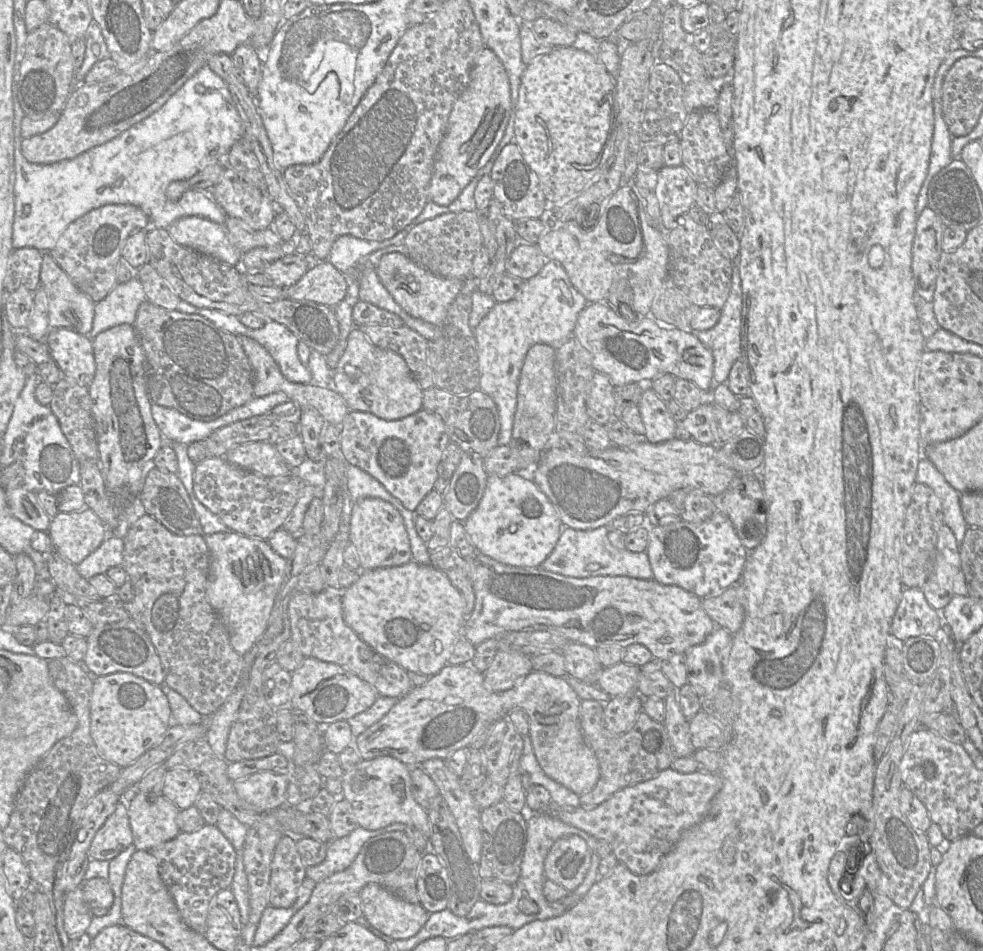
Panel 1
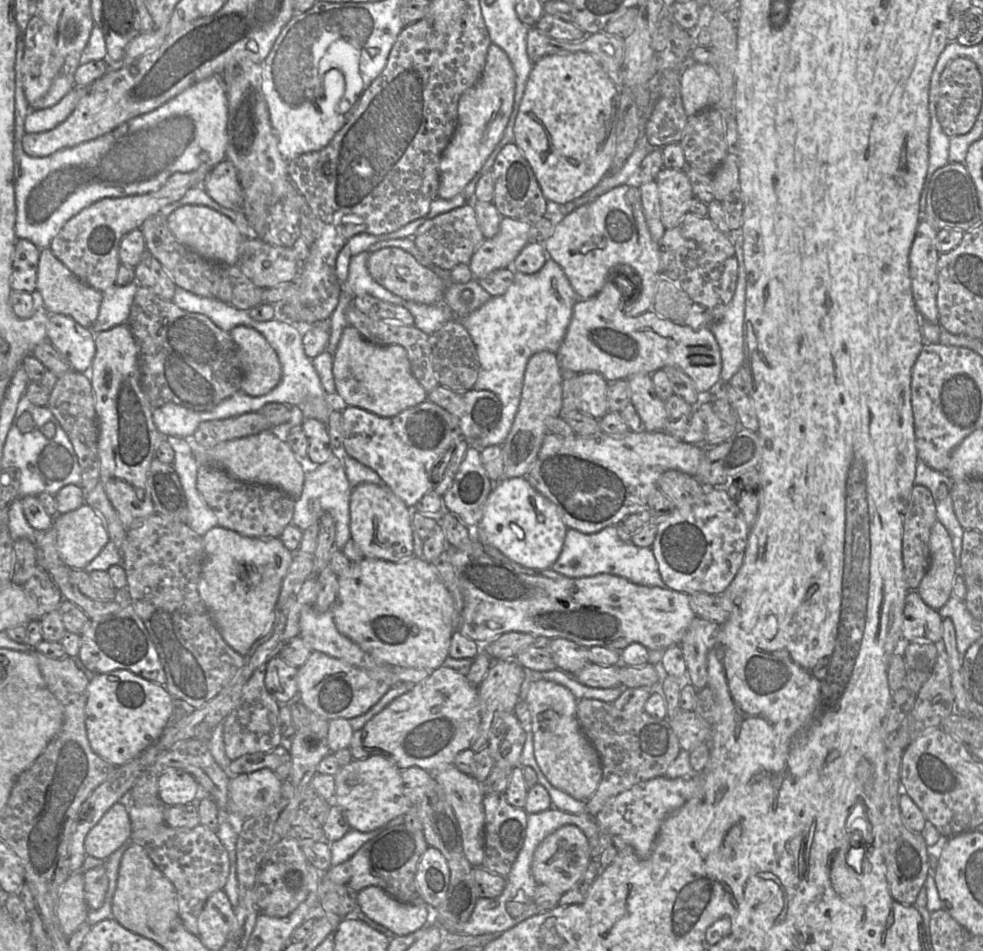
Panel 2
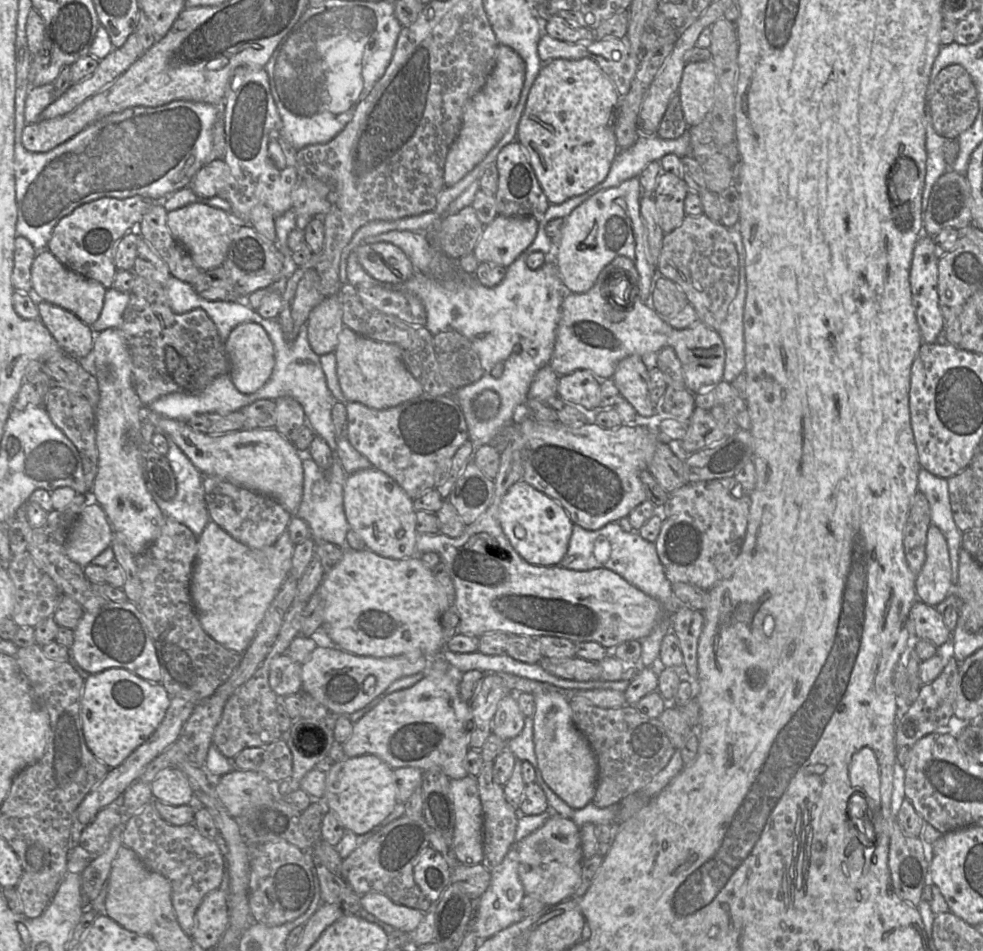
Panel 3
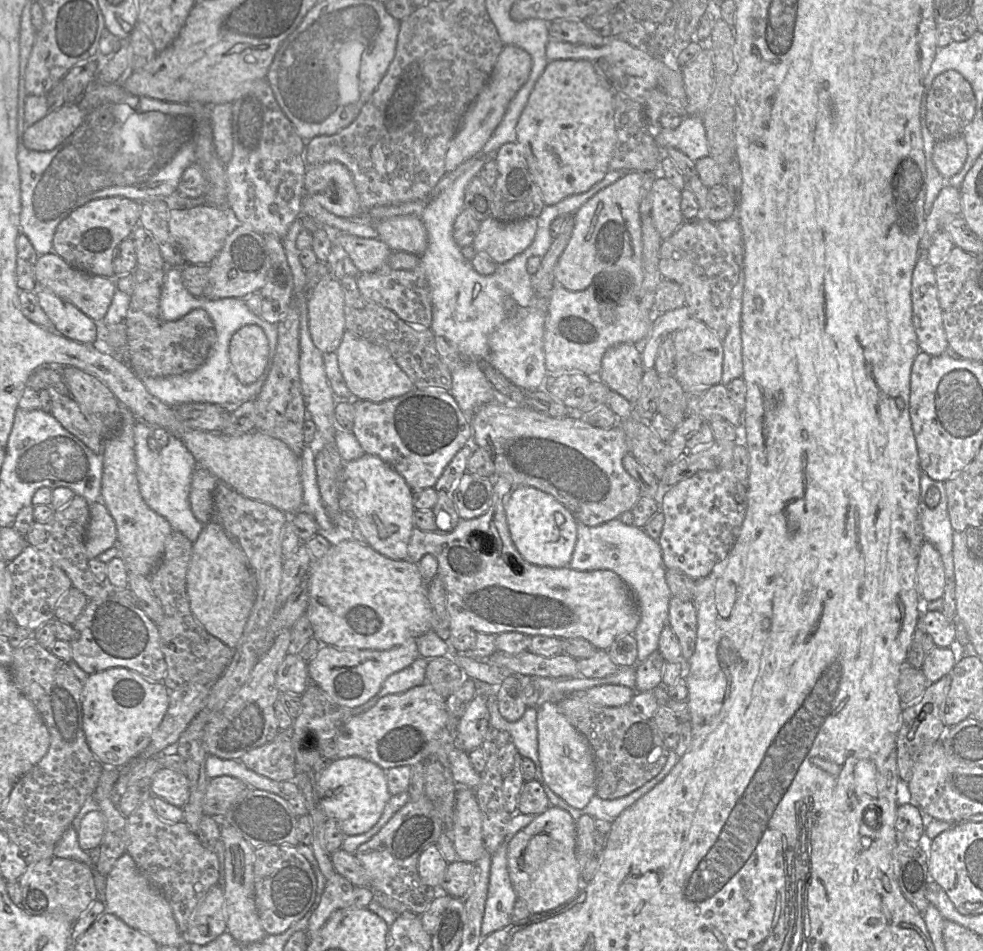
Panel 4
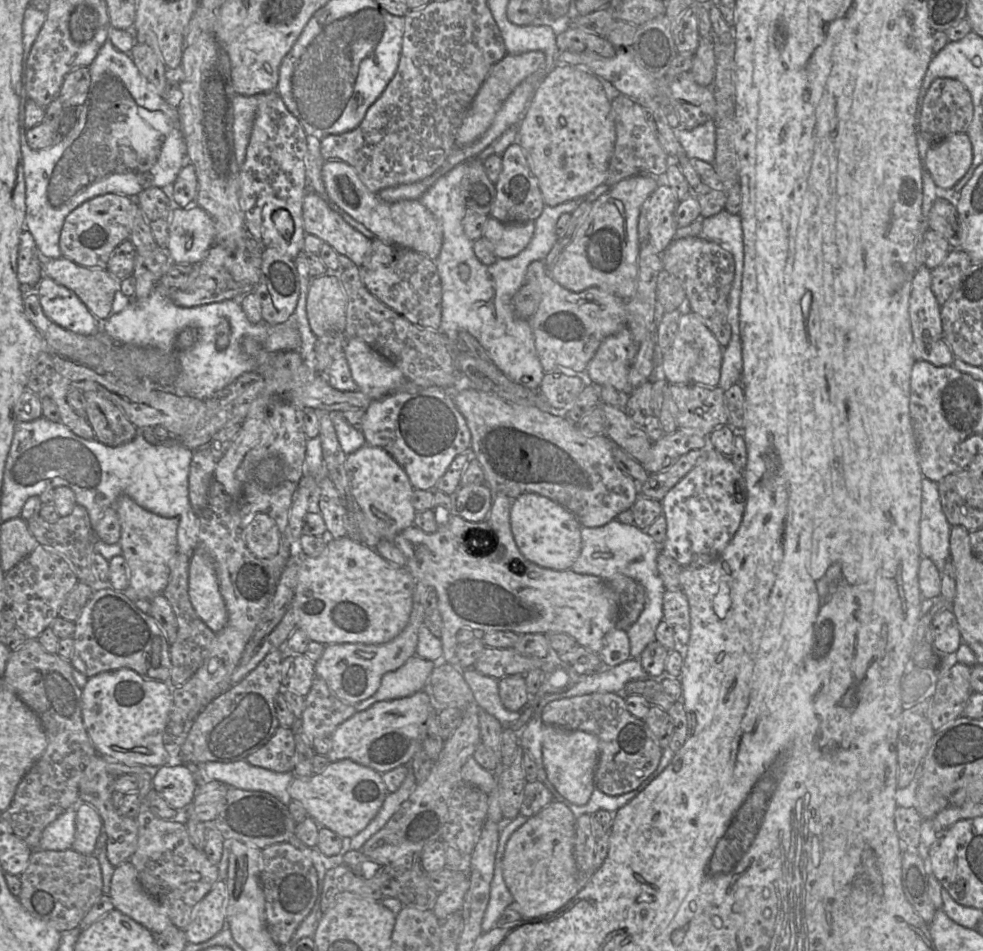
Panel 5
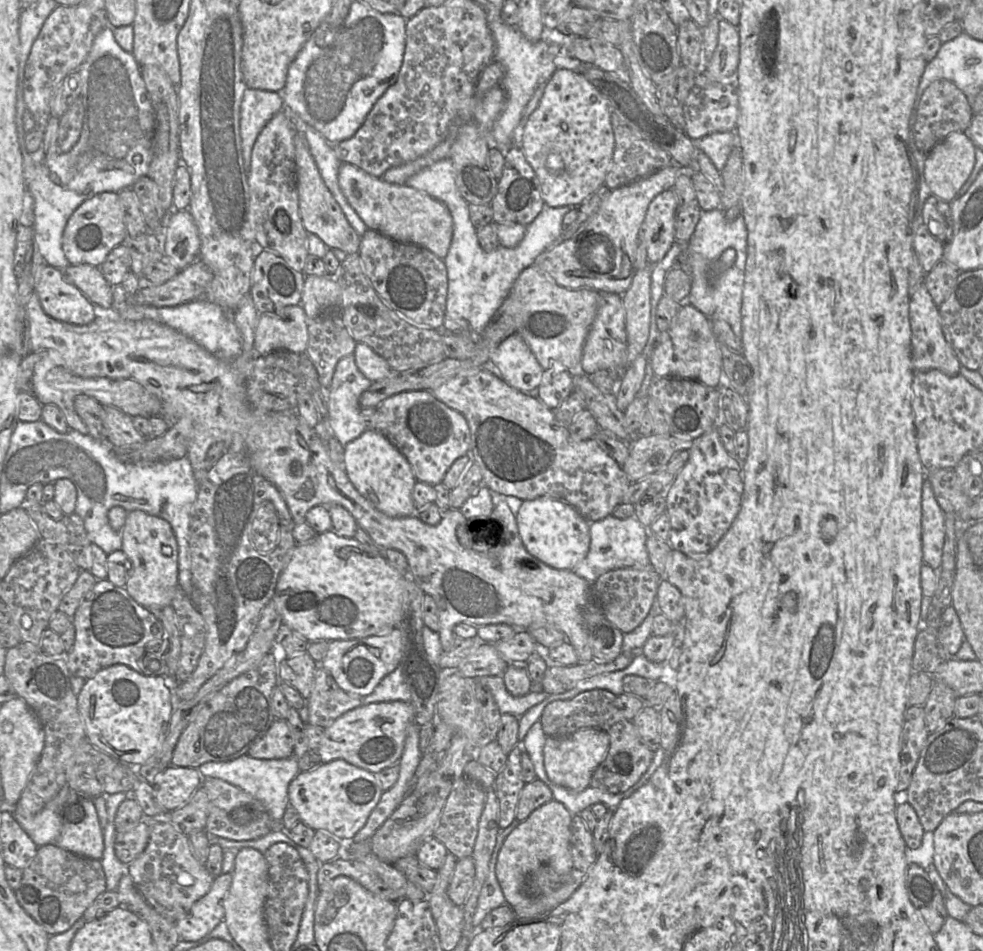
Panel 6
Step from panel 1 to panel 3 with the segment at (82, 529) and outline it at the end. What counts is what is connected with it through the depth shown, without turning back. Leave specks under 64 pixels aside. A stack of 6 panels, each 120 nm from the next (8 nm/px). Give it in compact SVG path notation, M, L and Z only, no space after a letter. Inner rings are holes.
M91 501L71 526L66 542L67 556L82 567L111 546L113 527L103 508Z

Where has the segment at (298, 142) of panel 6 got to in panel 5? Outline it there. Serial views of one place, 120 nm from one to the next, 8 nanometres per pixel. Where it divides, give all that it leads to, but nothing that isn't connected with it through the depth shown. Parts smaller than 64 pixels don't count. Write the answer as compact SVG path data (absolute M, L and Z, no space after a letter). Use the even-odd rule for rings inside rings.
M307 191L302 205L305 233L314 235L329 244L337 254L343 254L361 267L371 247L372 240L346 223L332 211L326 202L312 191Z

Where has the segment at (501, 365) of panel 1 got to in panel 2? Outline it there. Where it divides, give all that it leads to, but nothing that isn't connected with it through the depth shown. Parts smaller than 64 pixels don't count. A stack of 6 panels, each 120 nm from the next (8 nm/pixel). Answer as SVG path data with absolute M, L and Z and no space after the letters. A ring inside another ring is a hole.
M548 258L544 266L534 274L514 272L514 280L507 291L500 296L491 297L480 308L460 319L476 347L480 370L472 390L489 390L497 395L501 402L501 418L496 427L483 439L479 439L478 448L490 445L501 446L513 425L521 400L524 374L531 356L547 351L557 353L571 321L574 304L578 297L561 267Z

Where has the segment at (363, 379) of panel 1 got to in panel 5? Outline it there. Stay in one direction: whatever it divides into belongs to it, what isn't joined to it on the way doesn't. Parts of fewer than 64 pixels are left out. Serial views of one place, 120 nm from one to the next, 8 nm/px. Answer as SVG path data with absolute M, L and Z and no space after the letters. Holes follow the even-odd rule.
M347 338L343 353L358 390L365 393L371 399L381 399L386 395L399 391L408 382L407 378L392 362L372 349L362 339Z

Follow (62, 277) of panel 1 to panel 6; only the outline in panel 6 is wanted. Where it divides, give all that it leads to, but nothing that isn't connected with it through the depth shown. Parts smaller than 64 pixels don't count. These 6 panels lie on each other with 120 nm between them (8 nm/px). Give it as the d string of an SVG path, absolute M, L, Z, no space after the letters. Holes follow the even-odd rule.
M89 264L69 265L62 270L93 305L105 309L113 308L113 286L105 279L101 269Z

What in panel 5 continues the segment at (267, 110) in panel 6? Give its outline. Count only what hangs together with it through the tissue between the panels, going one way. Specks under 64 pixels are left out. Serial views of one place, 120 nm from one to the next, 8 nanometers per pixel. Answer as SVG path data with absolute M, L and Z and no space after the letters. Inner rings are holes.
M236 94L232 100L233 141L235 157L239 166L242 166L245 161L261 95L244 96Z

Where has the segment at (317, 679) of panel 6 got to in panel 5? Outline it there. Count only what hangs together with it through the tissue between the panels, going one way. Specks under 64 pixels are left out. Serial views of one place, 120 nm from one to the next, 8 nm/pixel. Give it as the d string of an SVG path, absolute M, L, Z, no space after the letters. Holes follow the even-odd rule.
M319 676L314 677L305 696L302 731L312 747L314 739L331 737L336 728L356 713L356 705L340 700Z

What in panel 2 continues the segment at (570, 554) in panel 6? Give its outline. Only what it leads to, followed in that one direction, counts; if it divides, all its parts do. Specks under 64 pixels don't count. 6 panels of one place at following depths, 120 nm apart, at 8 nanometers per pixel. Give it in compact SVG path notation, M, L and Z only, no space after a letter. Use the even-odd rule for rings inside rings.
M517 477L494 482L484 506L483 517L478 526L471 529L473 539L495 547L513 562L531 569L549 569L561 554L568 527L553 502L535 490L526 478Z

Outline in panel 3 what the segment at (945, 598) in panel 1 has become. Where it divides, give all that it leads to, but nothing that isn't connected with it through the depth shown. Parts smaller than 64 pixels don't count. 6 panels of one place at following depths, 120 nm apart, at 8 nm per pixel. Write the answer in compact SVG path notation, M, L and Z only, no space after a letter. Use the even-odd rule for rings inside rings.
M933 524L927 531L926 559L915 578L916 595L935 607L952 591L952 569L946 538Z

